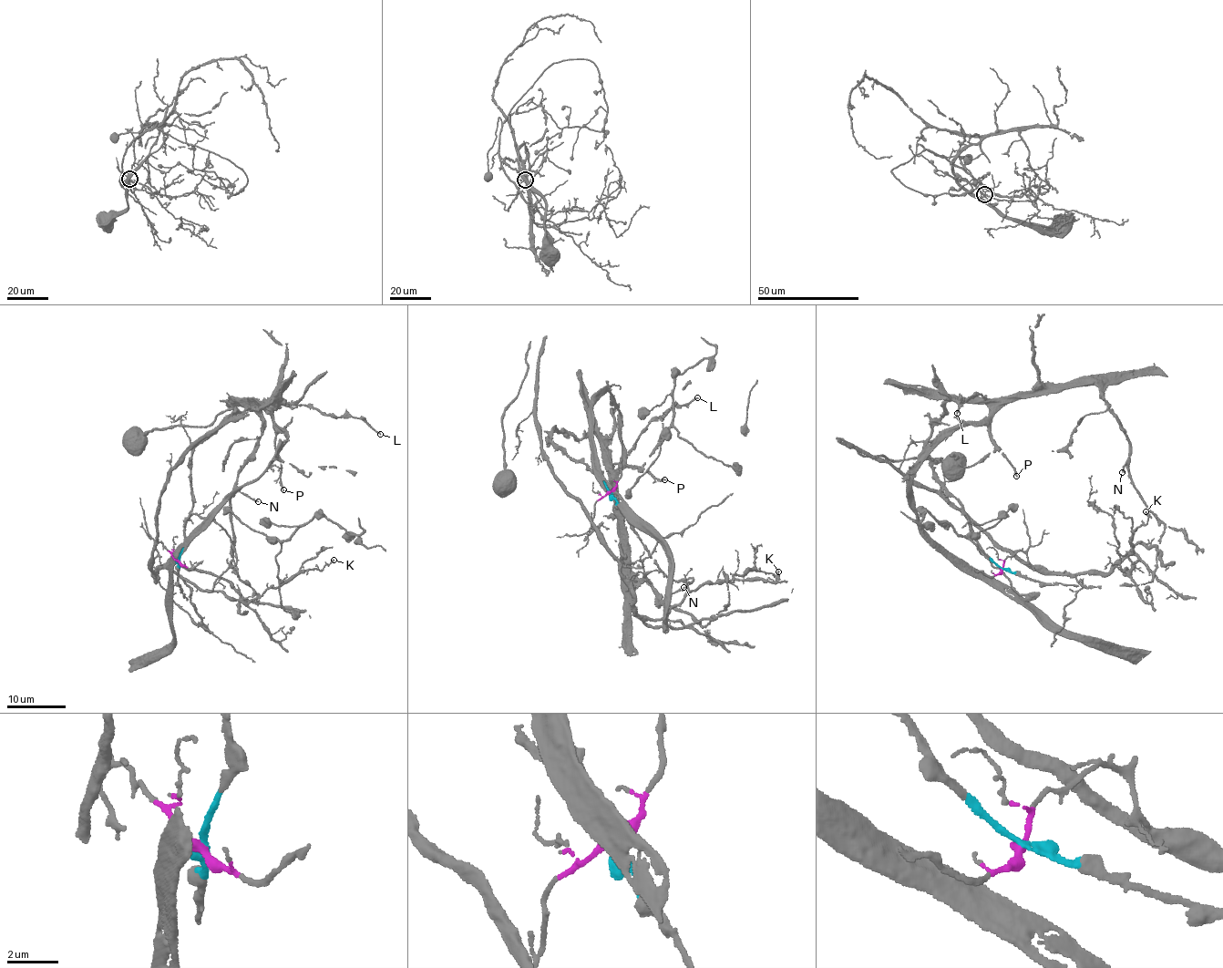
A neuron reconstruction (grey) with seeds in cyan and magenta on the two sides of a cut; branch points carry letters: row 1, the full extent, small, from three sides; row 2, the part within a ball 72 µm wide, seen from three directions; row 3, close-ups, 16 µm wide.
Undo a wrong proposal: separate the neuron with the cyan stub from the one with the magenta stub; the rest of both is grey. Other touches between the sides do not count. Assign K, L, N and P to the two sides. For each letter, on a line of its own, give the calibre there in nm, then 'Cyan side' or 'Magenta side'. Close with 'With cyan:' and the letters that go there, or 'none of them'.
K: Thickness 130 nm. Magenta side
L: Thickness 180 nm. Cyan side
N: Thickness 130 nm. Cyan side
P: Thickness 190 nm. Cyan side
With cyan: L, N, P

